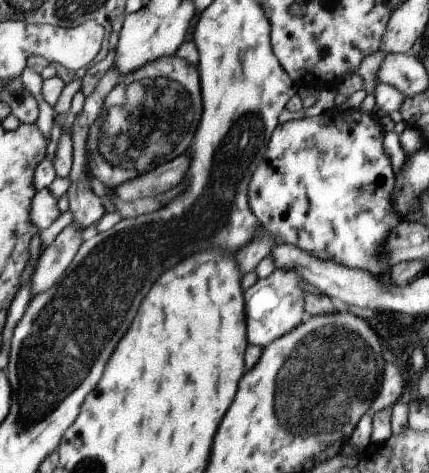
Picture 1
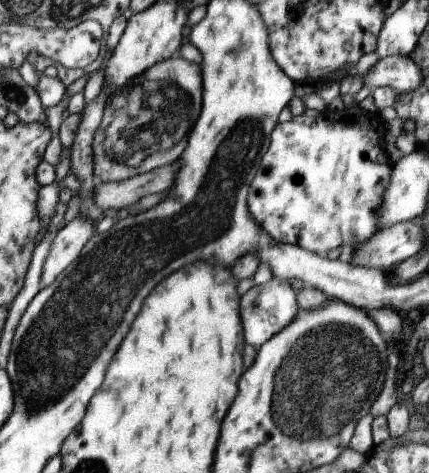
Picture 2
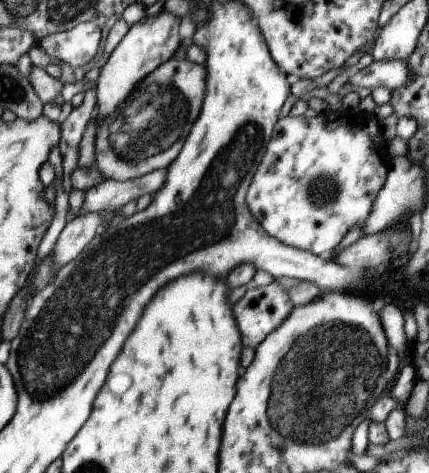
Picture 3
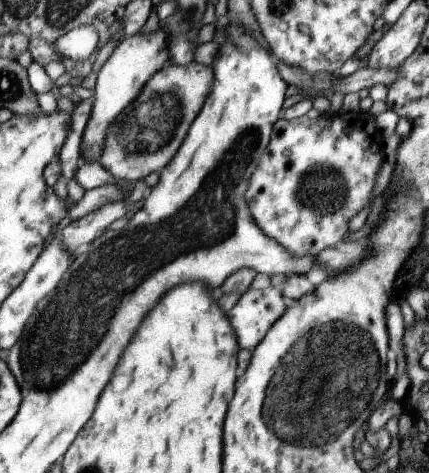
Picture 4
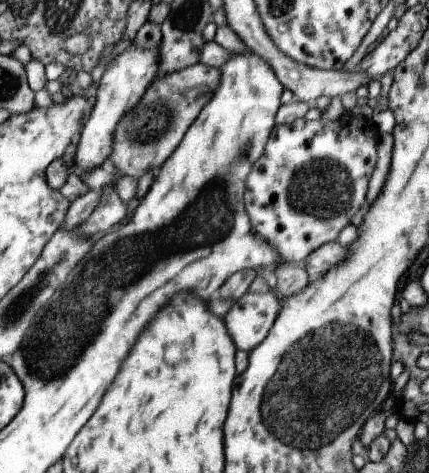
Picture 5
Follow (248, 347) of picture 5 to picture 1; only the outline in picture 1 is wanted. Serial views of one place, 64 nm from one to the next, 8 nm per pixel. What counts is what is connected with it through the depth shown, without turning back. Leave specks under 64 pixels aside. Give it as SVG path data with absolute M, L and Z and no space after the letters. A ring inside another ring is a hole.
M273 270L267 278L257 280L243 292L245 298L245 324L247 342L253 346L267 346L283 334L289 334L307 320L305 314L305 292L301 290L303 278L295 270Z

